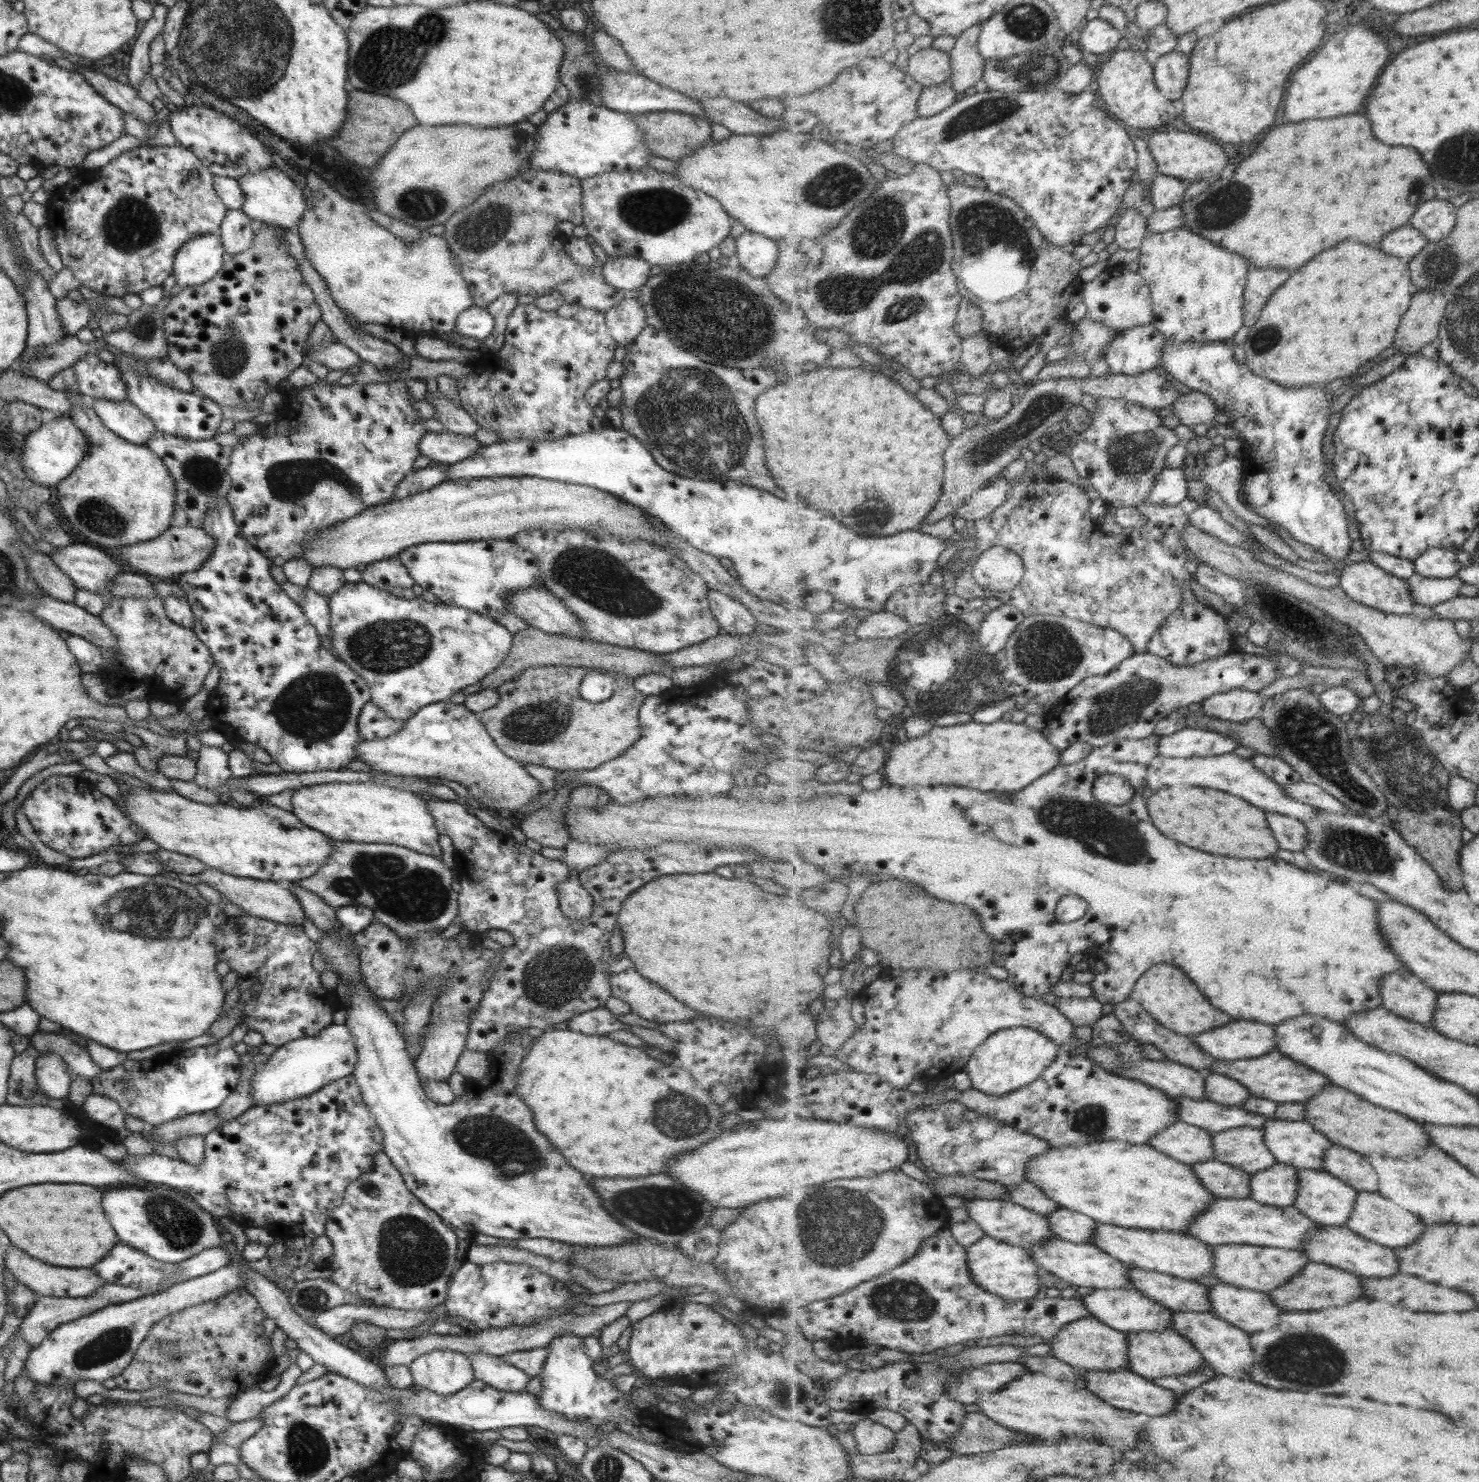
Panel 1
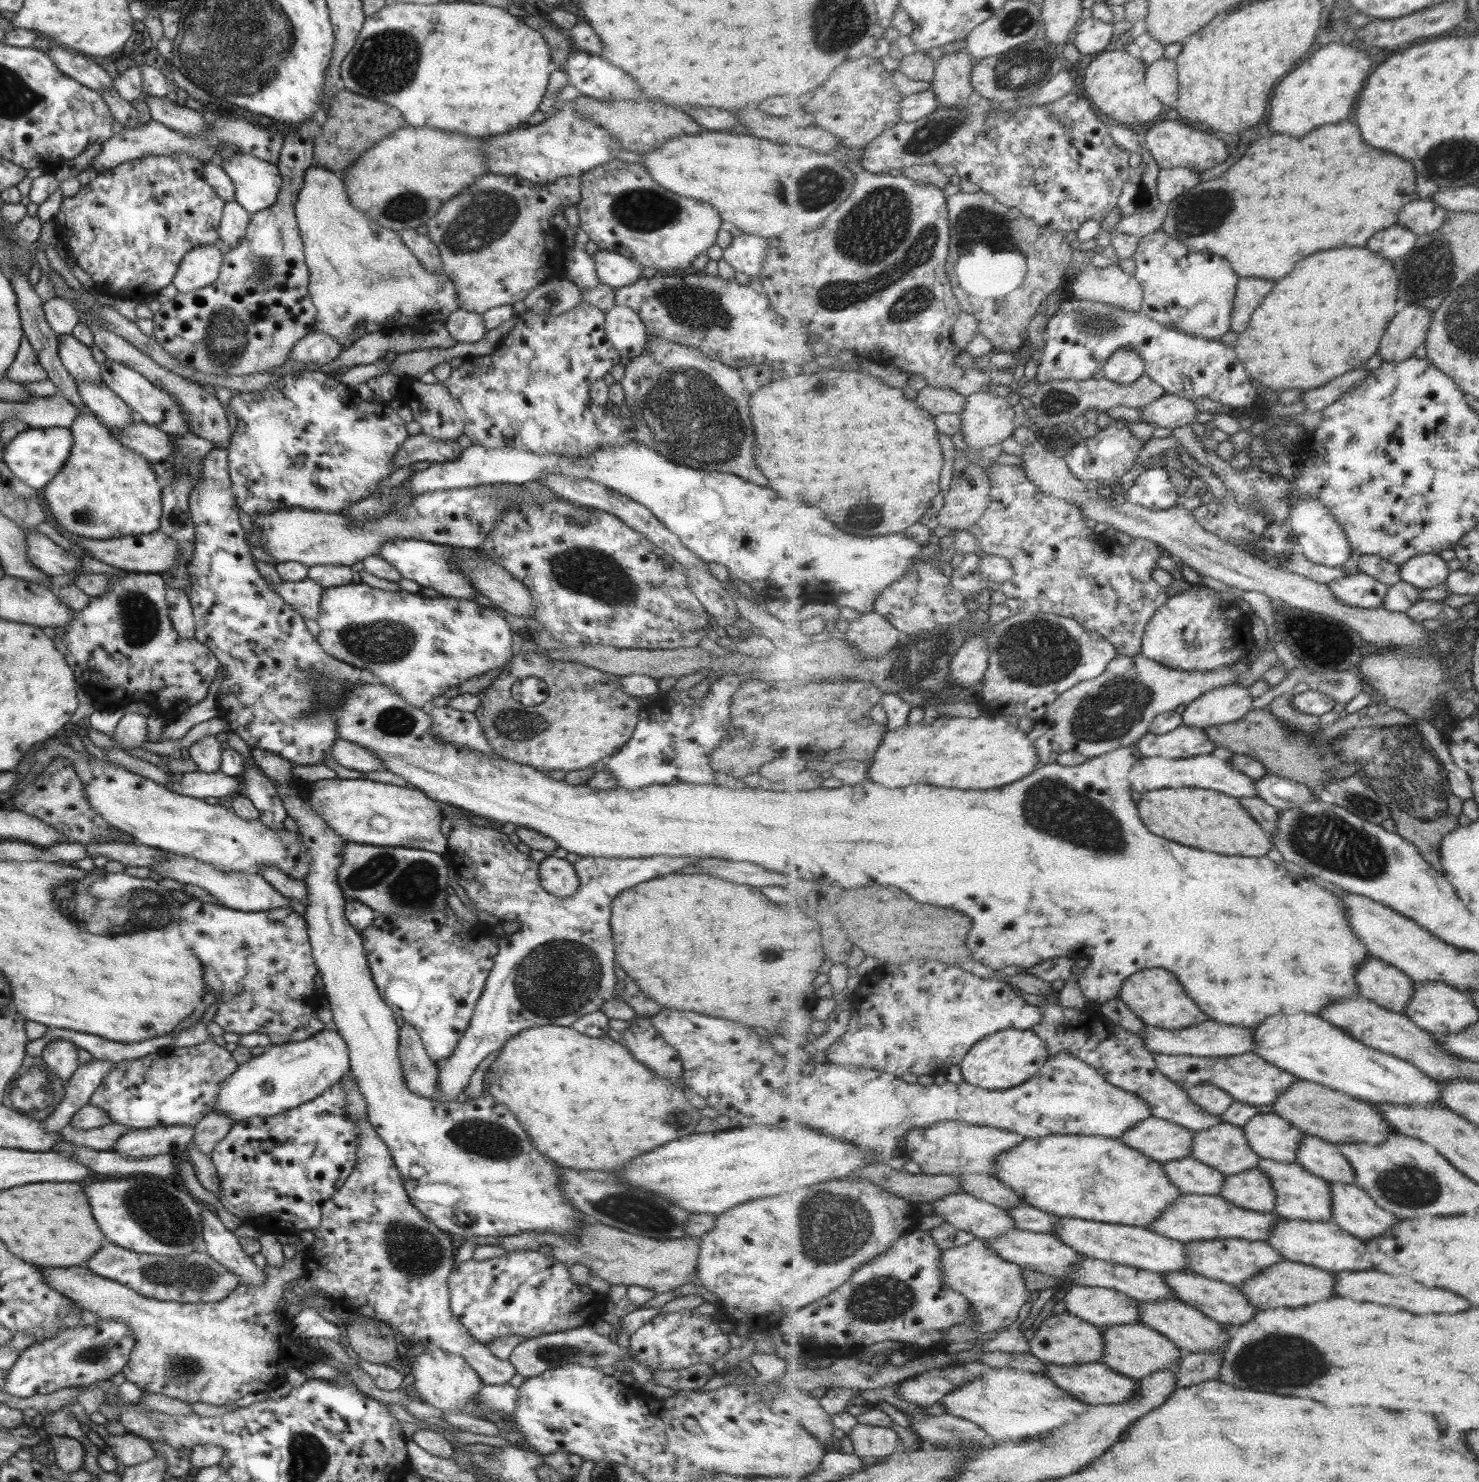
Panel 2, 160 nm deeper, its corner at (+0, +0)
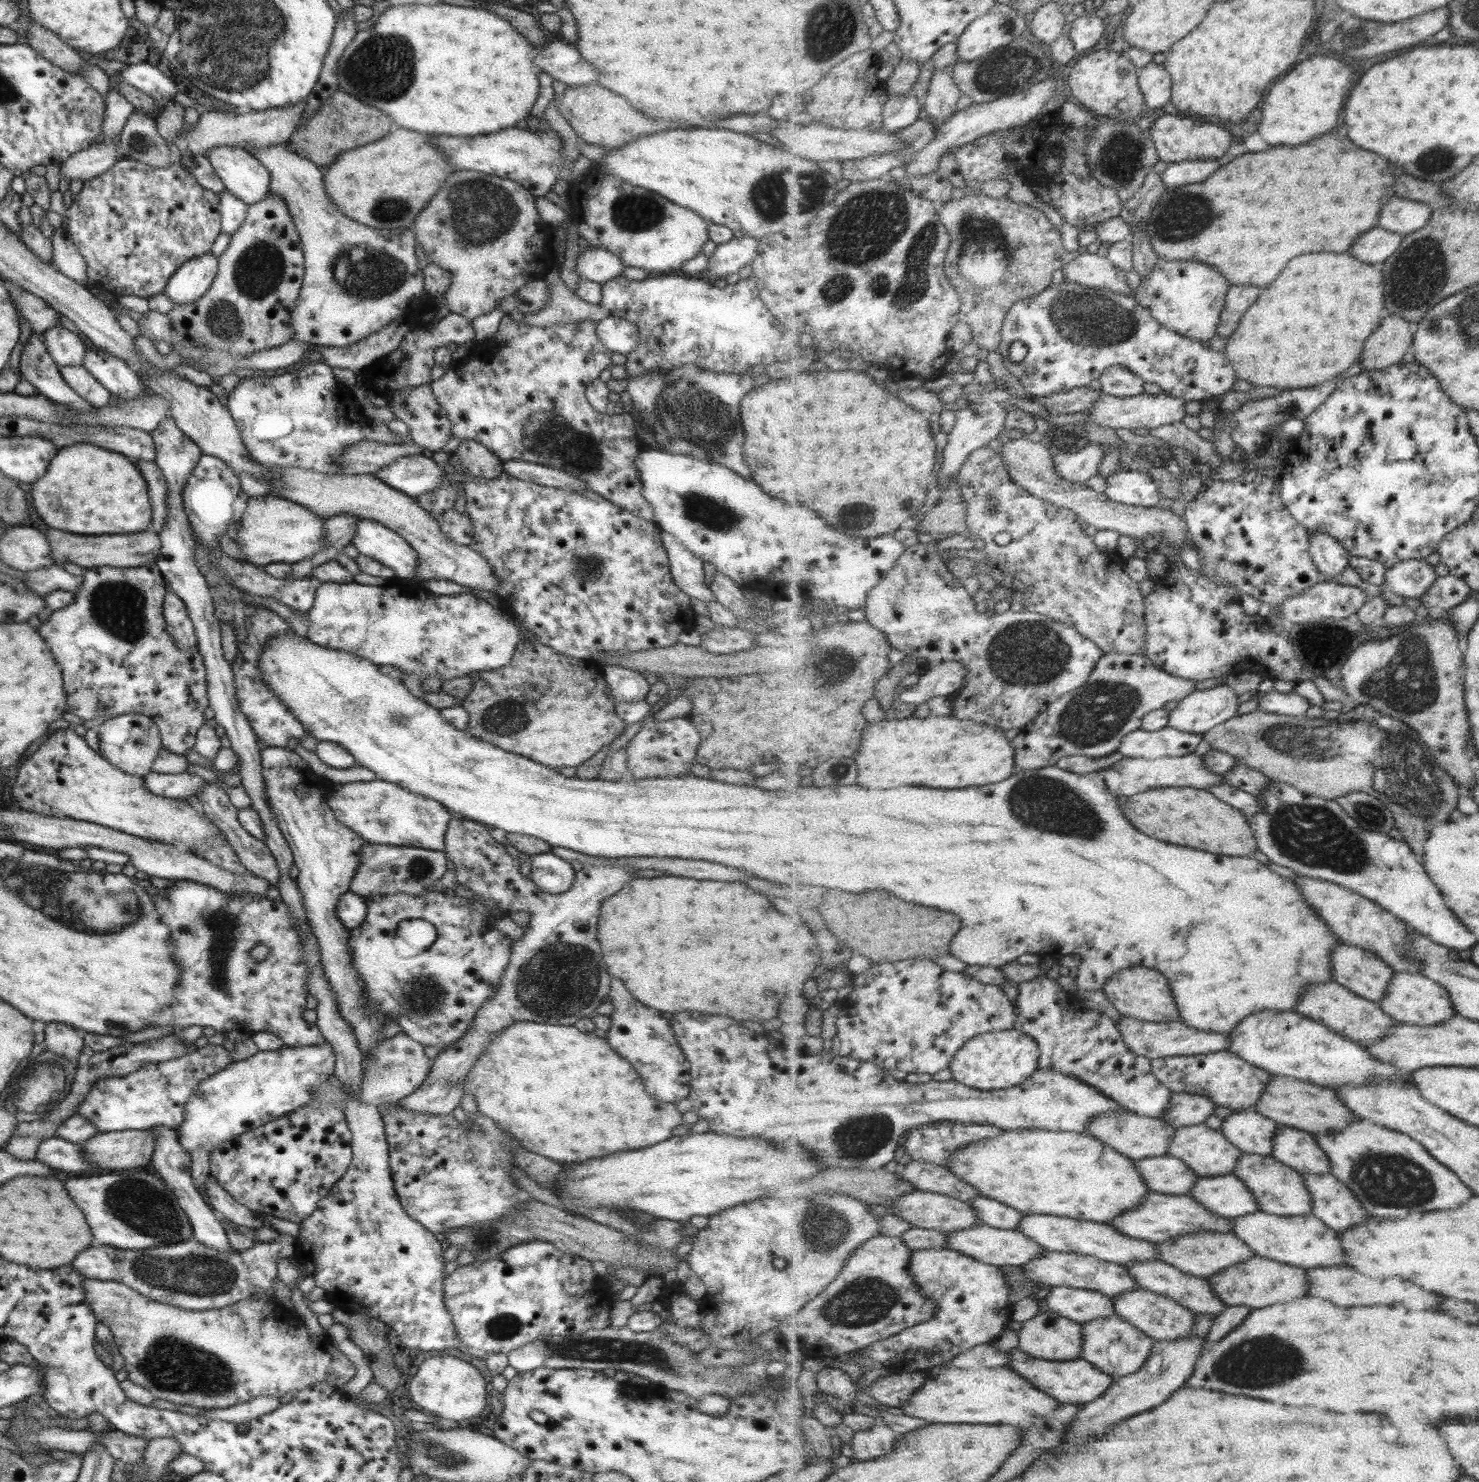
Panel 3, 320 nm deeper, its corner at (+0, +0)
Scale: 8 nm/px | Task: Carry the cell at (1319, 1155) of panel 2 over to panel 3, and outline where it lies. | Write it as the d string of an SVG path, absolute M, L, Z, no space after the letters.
M1283 1125L1275 1136L1273 1157L1302 1173L1334 1174L1330 1156L1309 1131Z

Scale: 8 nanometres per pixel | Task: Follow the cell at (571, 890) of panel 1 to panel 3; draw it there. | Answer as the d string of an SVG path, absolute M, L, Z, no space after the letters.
M550 852L529 856L529 879L539 890L559 894L570 888L575 872L566 860Z

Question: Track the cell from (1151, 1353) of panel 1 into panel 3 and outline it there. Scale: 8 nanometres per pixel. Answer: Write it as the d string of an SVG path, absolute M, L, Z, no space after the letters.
M1118 1314L1082 1323L1082 1333L1084 1345L1081 1357L1115 1378L1137 1373L1153 1354L1154 1346L1158 1342L1146 1331L1139 1330L1134 1323L1127 1322Z

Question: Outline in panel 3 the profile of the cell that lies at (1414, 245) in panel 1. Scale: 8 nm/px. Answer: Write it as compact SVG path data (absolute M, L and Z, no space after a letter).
M1375 227L1373 230L1362 234L1357 242L1351 245L1351 254L1363 262L1385 262L1387 258L1391 258L1397 248L1401 246L1405 236L1395 233L1394 231L1387 231L1382 227Z

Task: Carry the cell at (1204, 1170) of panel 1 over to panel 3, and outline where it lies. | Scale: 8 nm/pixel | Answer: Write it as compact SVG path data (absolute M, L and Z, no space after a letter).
M1172 1155L1143 1158L1134 1163L1155 1193L1187 1195L1201 1180L1183 1159Z

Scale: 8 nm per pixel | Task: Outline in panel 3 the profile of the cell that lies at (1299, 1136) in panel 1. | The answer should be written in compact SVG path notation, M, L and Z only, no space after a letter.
M1250 1109L1227 1116L1220 1130L1244 1154L1273 1156L1275 1136L1281 1129L1275 1120Z

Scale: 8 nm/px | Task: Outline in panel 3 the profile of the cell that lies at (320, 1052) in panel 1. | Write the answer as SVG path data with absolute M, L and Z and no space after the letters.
M326 1042L315 1046L284 1046L279 1050L257 1051L249 1058L231 1062L223 1070L204 1078L187 1097L183 1105L183 1119L175 1129L179 1145L185 1153L201 1149L210 1154L220 1143L306 1106L318 1091L319 1083L333 1075L333 1071L334 1054Z

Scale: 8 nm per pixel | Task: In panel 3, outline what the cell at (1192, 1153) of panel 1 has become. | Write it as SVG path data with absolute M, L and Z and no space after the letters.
M1121 1110L1121 1112L1115 1112L1115 1114L1103 1114L1103 1118L1097 1118L1089 1126L1087 1133L1103 1141L1106 1146L1122 1152L1123 1155L1131 1157L1133 1160L1139 1160L1169 1155L1178 1130L1179 1128L1160 1118L1137 1115L1127 1110Z

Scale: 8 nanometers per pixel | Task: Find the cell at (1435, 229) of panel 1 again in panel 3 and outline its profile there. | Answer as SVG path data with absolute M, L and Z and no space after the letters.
M1397 196L1387 201L1382 210L1378 227L1387 231L1394 231L1403 236L1427 227L1431 218L1434 217L1434 211L1429 203Z

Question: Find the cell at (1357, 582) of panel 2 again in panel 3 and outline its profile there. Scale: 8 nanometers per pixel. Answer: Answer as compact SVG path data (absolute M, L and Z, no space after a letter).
M1322 581L1303 594L1289 597L1282 603L1282 620L1305 624L1326 618L1347 618L1371 600L1361 586L1347 586Z

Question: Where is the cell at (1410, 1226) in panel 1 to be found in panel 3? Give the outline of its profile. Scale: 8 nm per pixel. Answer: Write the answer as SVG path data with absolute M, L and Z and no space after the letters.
M1303 1173L1303 1179L1307 1180L1314 1199L1314 1215L1333 1230L1349 1230L1371 1216L1351 1188L1334 1174Z

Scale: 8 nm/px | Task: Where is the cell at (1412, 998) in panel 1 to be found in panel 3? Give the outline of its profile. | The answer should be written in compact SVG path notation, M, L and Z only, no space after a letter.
M1343 942L1334 948L1332 966L1335 981L1373 1002L1386 996L1396 972L1378 954Z

